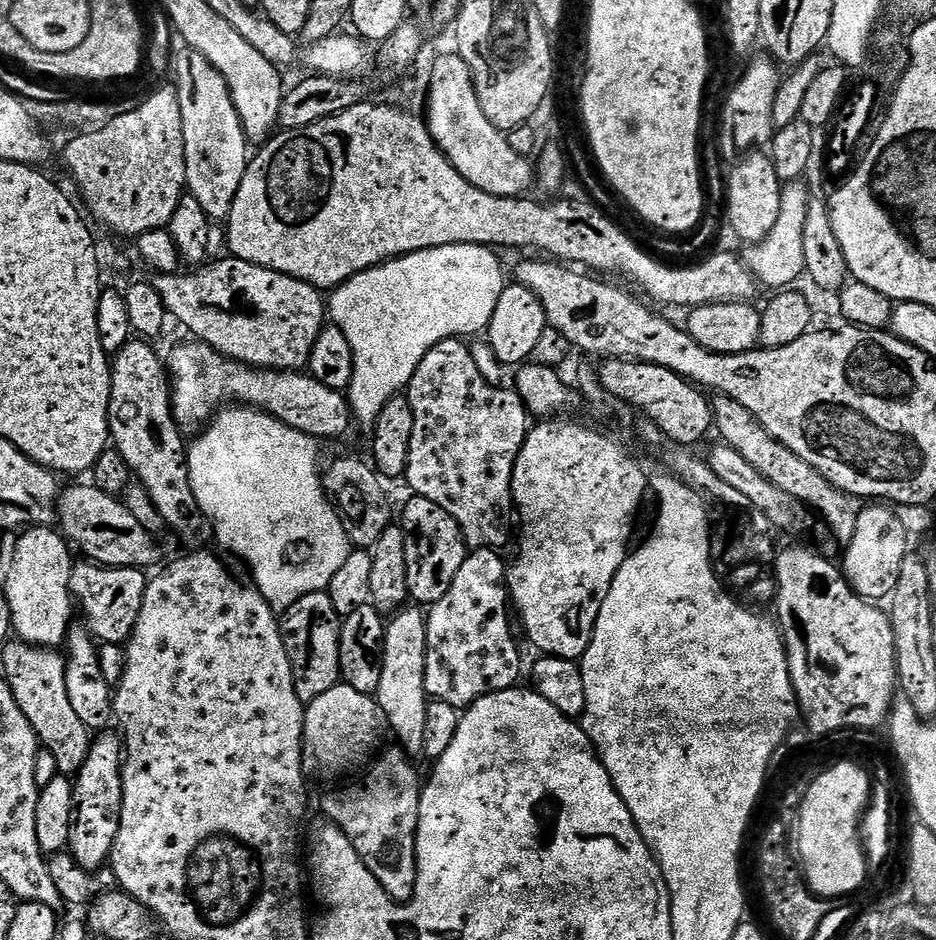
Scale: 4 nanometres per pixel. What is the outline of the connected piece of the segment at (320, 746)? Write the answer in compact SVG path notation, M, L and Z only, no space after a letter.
M343 682L311 701L304 711L303 768L305 775L342 775L360 767L379 746L388 727L385 712L373 695Z

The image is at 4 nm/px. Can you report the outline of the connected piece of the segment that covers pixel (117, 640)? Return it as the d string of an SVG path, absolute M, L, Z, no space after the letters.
M95 562L73 563L70 588L75 603L84 607L87 625L100 644L127 645L132 637L138 614L142 614L142 598L149 577L142 568L105 568Z

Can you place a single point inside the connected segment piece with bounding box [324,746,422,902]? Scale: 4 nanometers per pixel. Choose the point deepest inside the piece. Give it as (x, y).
(379, 814)

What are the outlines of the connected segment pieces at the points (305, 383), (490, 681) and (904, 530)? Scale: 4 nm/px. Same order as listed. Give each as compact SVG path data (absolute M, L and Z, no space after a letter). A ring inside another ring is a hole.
M191 343L178 345L166 356L172 413L177 426L185 433L195 433L201 425L211 421L217 409L229 402L239 402L244 406L267 410L284 424L313 438L344 436L348 427L354 424L352 406L348 403L345 393L336 392L330 386L322 386L322 382L318 382L310 374L254 368L228 359L208 344Z
M474 548L469 551L450 582L450 590L442 594L437 604L427 609L428 653L426 654L426 690L432 700L450 702L461 710L469 708L475 700L486 694L517 687L520 676L520 648L512 637L512 624L508 621L510 593L506 560L495 548Z
M872 502L869 508L859 509L856 532L847 545L842 571L848 585L858 596L869 602L884 602L898 586L898 574L904 559L910 555L909 530L895 507L884 502ZM884 600L884 601L880 601Z

